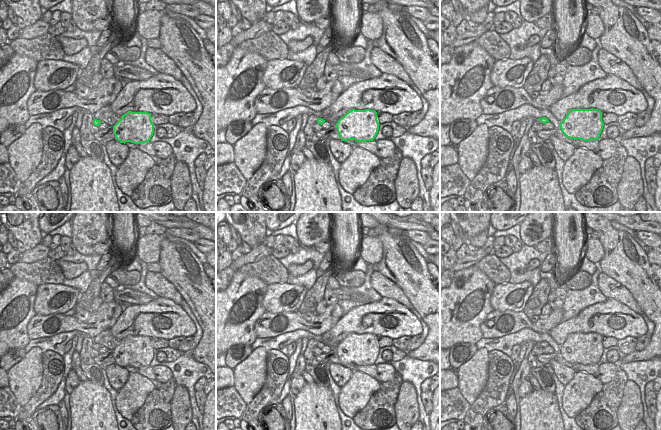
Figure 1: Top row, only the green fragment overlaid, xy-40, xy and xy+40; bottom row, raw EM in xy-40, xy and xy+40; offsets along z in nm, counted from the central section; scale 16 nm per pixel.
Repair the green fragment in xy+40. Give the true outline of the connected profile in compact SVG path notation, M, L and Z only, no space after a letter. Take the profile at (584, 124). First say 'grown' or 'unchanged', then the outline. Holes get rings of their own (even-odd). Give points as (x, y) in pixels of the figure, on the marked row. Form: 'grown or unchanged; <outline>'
unchanged; M572 109L560 122L561 132L569 139L598 140L603 130L602 112L598 109Z

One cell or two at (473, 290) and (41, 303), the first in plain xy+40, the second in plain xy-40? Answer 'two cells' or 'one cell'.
two cells

